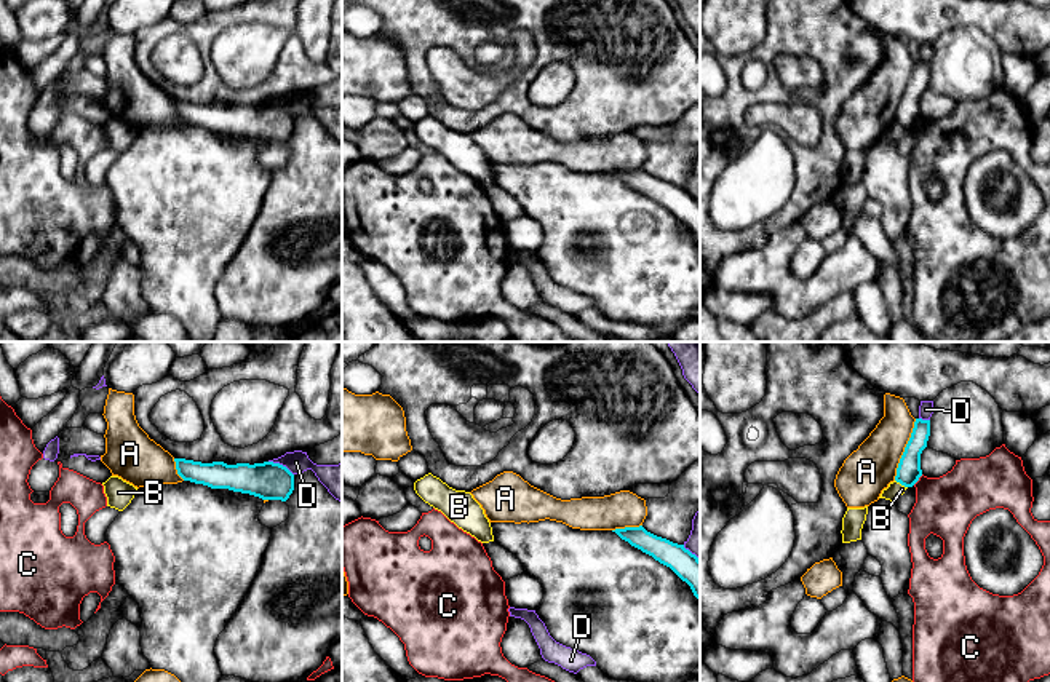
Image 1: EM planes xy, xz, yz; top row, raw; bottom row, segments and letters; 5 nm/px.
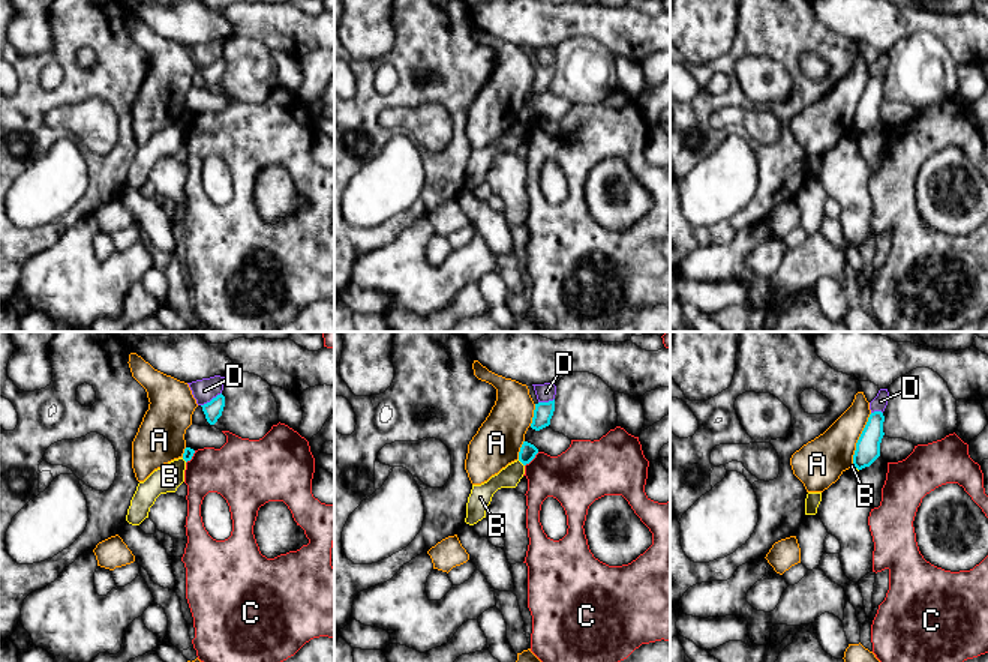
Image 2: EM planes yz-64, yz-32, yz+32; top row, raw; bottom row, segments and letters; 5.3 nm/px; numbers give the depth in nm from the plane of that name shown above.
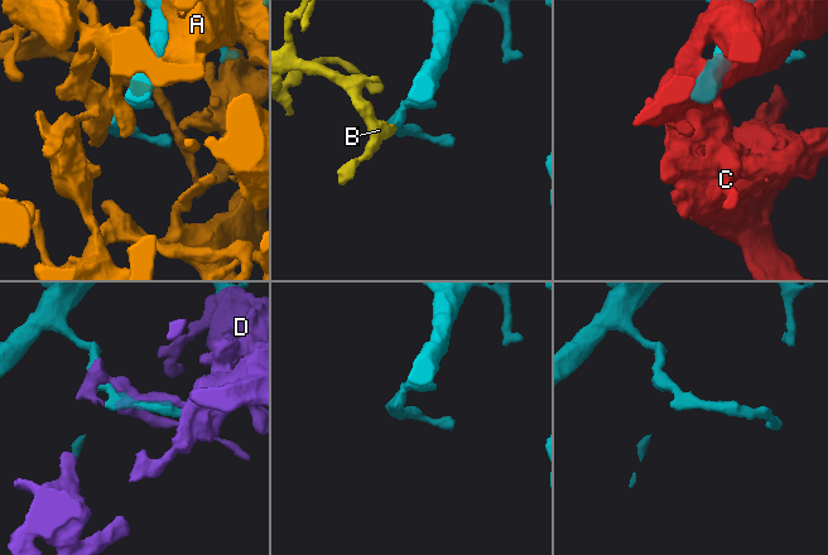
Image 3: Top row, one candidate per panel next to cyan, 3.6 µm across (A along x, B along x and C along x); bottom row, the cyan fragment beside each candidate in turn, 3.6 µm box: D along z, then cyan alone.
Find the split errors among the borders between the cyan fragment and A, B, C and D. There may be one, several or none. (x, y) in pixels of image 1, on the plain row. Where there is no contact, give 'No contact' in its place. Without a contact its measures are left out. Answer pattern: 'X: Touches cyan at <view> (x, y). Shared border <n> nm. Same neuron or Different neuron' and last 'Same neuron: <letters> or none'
A: Touches cyan at yz (905, 91). Shared border 340 nm. Different neuron
B: Touches cyan at yz (902, 126). Shared border 80 nm. Different neuron
C: Touches cyan at yz (918, 122). Shared border 80 nm. Different neuron
D: Touches cyan at xy (282, 107). Shared border 150 nm. Different neuron
Same neuron: none

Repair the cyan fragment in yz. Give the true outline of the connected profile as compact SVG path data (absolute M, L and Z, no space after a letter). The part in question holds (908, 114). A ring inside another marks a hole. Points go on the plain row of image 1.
M916 61L911 80L900 101L895 123L905 129L913 129L922 118L921 96L927 89L930 78L930 62Z

